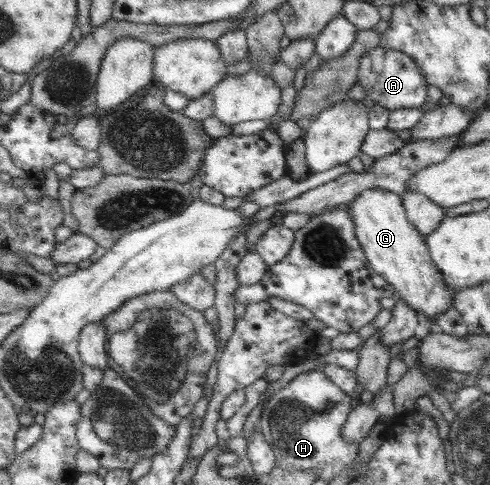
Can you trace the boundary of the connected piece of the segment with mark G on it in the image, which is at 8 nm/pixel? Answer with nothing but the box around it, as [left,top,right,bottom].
[346,188,452,321]

